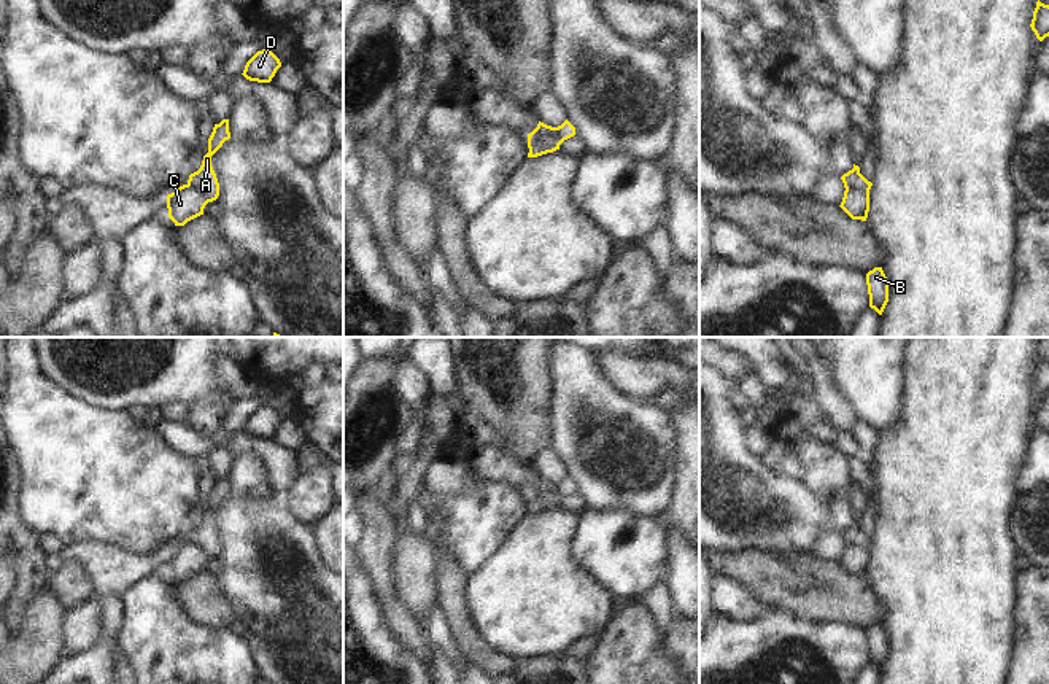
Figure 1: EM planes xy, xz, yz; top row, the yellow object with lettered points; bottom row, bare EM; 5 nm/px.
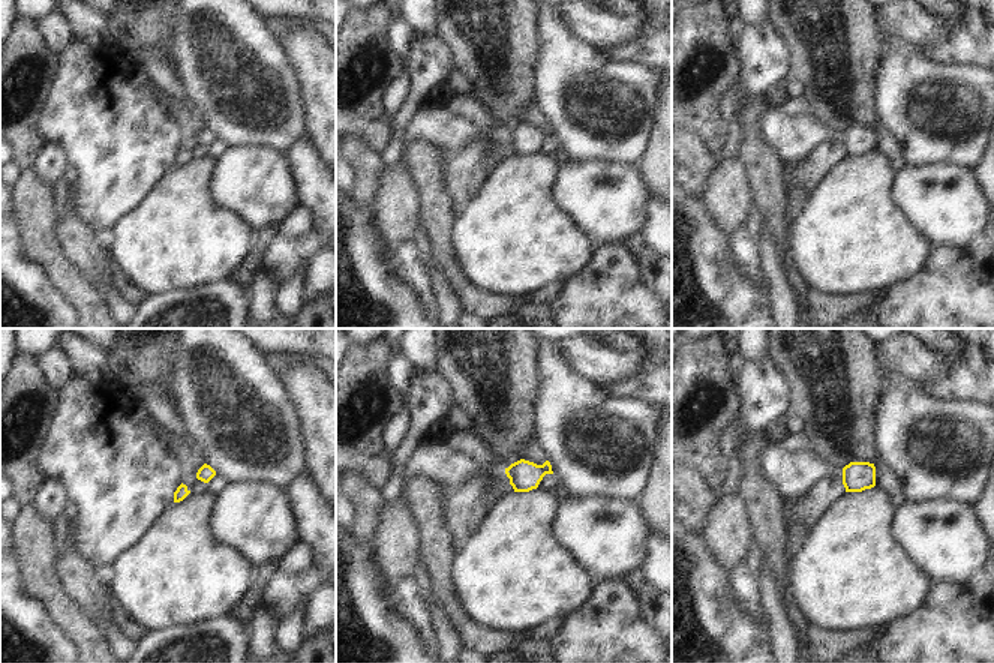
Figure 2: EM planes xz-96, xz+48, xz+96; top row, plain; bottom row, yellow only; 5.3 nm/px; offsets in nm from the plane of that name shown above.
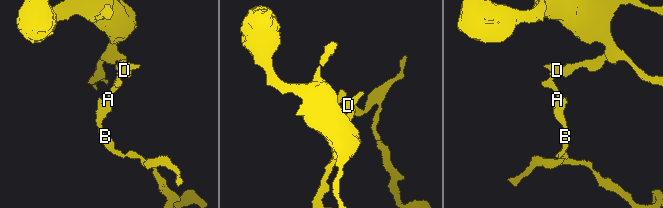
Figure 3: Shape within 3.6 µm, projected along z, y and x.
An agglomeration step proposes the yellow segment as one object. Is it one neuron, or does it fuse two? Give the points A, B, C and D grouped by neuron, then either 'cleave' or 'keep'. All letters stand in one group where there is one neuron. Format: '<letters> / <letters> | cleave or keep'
A D / B C | cleave

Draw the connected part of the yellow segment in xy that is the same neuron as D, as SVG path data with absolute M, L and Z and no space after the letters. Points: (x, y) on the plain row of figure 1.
M257 407L245 422L243 433L250 437L270 439L281 423L280 415L270 407Z

